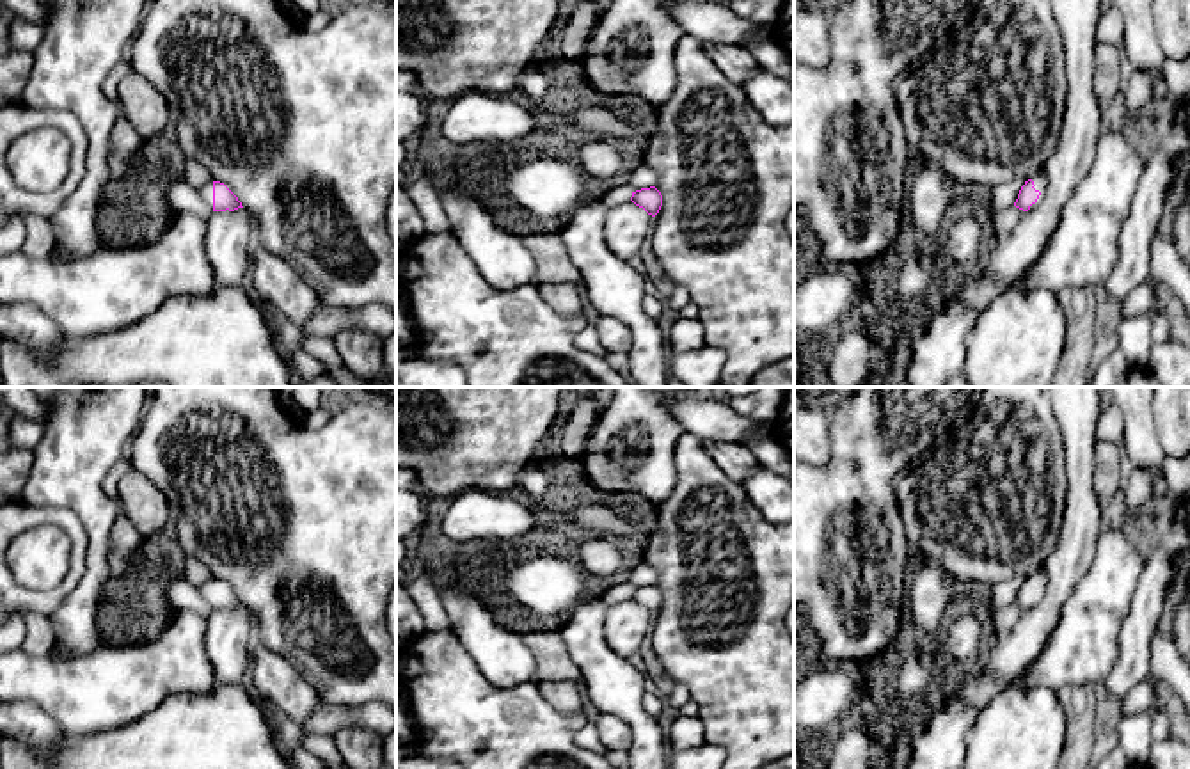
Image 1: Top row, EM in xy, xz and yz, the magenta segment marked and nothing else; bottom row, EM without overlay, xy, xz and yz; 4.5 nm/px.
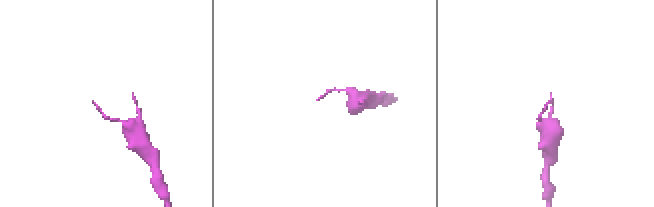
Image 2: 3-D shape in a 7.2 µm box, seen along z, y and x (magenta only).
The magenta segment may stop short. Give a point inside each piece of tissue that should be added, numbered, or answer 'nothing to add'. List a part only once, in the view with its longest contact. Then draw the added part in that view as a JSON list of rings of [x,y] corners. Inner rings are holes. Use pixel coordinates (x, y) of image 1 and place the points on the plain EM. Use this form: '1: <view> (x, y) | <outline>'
1: yz (1039, 578) | [[[1041,568],[1041,570],[1037,570],[1035,574],[1032,574],[1030,577],[1032,577],[1034,583],[1035,583],[1034,586],[1041,590],[1037,600],[1030,604],[1030,607],[1032,607],[1032,606],[1035,606],[1037,602],[1041,602],[1043,597],[1044,597],[1046,572]]]

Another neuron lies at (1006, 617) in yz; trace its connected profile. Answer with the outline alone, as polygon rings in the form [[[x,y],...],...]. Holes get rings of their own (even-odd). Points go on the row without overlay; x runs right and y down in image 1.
[[[1011,604],[995,611],[995,632],[998,638],[1005,636],[1027,609]]]

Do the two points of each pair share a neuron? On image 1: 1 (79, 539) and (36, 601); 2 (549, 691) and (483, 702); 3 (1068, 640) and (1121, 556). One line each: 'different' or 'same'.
1: same
2: different
3: same

